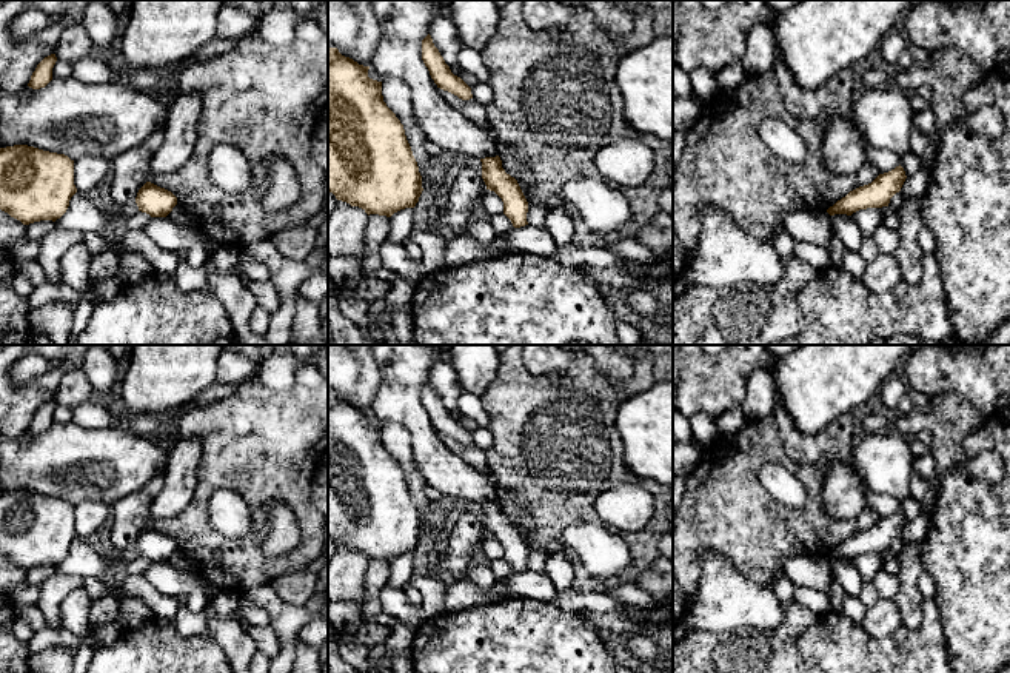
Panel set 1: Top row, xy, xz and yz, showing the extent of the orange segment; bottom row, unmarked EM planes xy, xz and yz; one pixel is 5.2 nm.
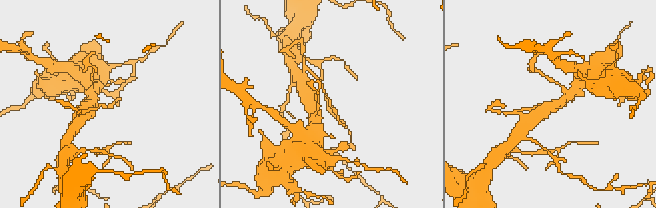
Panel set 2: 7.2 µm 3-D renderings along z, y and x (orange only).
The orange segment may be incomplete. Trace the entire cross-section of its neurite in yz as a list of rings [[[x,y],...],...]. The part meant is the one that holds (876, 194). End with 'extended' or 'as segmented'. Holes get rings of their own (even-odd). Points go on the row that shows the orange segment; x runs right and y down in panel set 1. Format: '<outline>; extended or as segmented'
[[[899,165],[895,169],[879,174],[871,183],[850,191],[827,209],[830,216],[851,216],[859,209],[888,206],[890,199],[901,191],[907,176]]]; as segmented

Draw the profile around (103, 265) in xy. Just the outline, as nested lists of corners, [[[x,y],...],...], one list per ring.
[[[103,251],[91,259],[89,263],[89,283],[91,286],[108,277],[112,277],[117,268],[117,256],[112,251]]]

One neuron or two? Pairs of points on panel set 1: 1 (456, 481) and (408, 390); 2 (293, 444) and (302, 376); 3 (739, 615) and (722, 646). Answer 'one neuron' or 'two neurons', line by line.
1: one neuron
2: two neurons
3: two neurons

